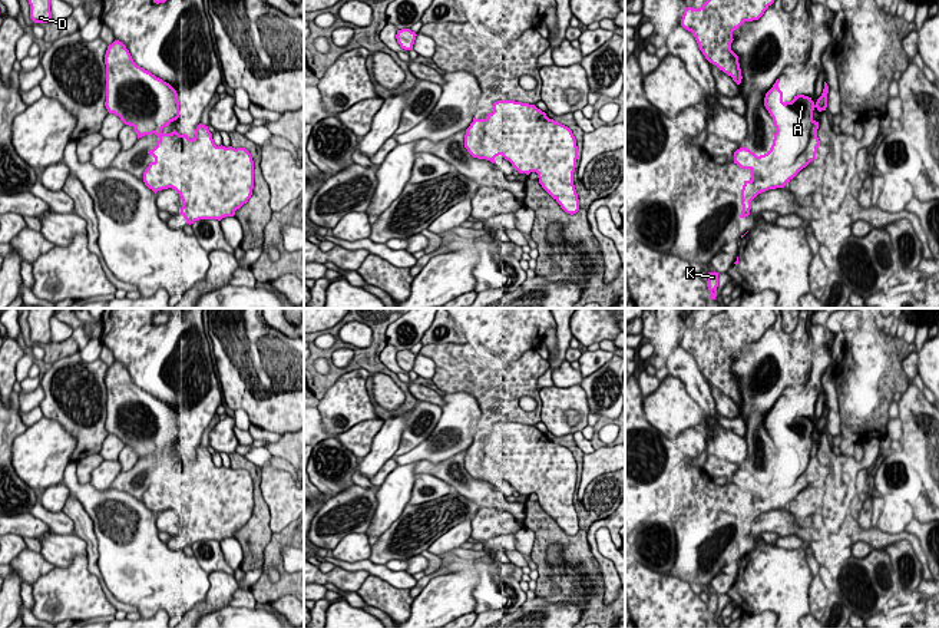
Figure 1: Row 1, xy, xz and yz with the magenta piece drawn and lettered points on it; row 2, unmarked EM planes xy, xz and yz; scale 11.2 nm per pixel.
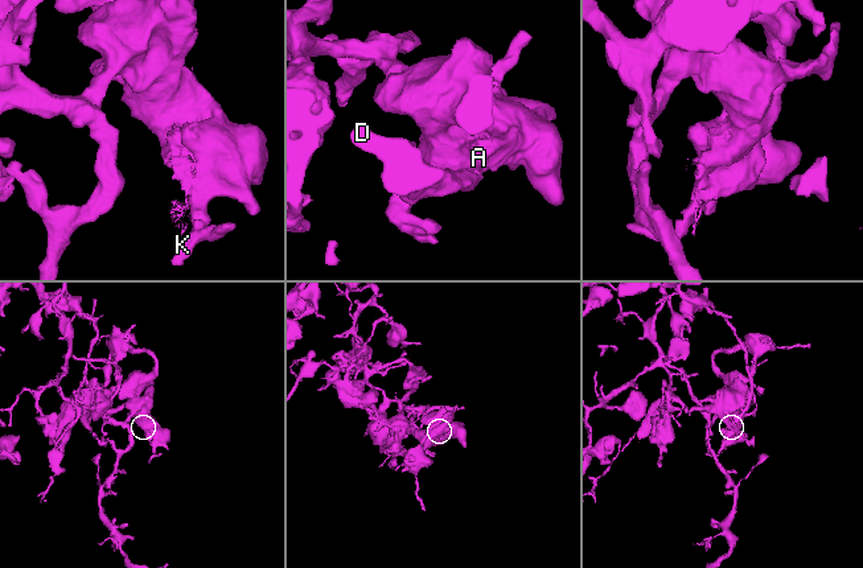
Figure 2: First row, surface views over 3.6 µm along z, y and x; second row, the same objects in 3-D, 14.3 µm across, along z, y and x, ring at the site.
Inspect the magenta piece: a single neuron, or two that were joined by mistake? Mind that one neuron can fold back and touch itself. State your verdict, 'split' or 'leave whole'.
split

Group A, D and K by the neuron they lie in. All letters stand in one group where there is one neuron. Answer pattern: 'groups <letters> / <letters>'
groups A K / D

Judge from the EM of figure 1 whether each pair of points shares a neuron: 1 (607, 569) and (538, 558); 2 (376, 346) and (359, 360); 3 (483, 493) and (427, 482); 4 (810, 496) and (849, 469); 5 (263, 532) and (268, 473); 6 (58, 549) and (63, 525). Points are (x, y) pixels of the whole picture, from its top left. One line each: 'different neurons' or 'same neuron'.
1: different neurons
2: same neuron
3: different neurons
4: different neurons
5: different neurons
6: different neurons

